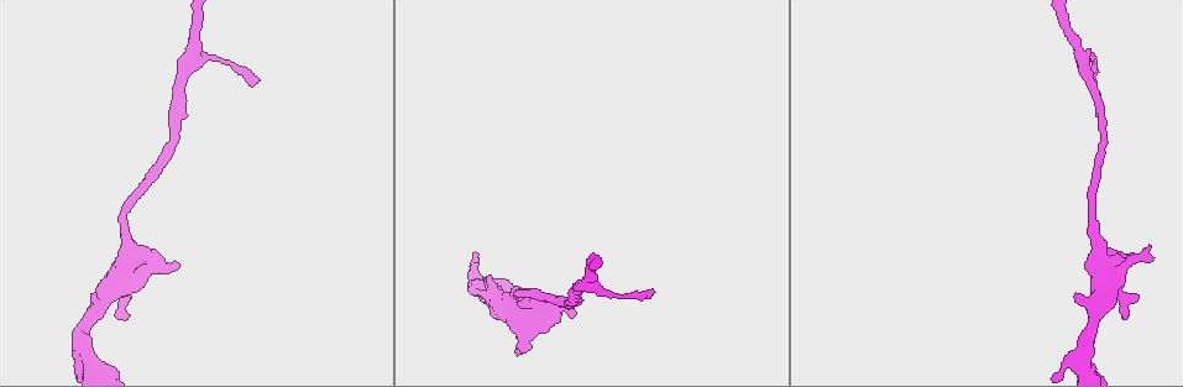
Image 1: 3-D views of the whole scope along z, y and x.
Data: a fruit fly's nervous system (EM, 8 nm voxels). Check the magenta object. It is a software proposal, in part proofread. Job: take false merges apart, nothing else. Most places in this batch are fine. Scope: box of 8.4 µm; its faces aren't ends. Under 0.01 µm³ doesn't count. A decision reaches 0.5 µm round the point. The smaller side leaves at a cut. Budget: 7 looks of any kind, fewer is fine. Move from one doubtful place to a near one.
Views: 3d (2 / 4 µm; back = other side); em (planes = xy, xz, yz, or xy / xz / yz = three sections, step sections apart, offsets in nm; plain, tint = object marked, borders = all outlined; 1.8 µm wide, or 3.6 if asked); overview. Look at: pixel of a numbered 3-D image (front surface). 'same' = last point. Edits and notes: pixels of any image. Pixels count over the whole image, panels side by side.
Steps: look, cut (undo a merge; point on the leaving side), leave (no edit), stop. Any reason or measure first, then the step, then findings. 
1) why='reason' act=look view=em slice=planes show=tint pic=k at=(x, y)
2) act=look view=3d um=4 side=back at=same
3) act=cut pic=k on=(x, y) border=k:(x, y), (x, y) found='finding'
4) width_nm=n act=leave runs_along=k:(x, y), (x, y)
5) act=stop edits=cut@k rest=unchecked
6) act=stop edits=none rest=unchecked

why='branch point' act=look view=3d um=4 pic=1 at=(480, 284)

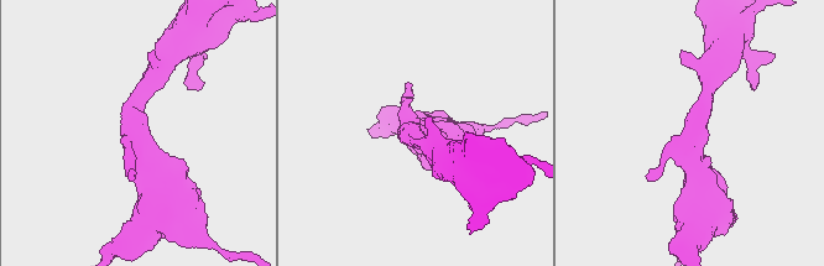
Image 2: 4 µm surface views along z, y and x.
why='shape alone is not enough' act=look view=em slice=xz step=16 show=tint pic=2 at=(138, 135)

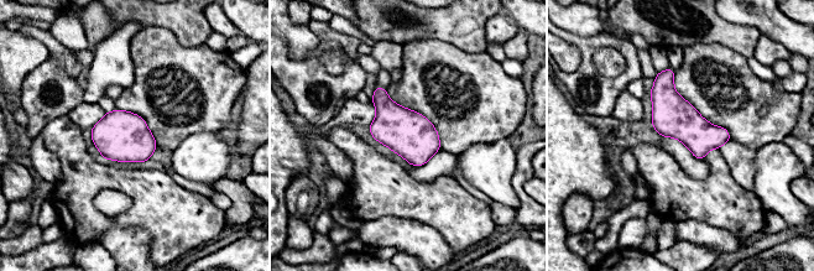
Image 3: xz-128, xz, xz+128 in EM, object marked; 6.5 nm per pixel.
act=leave found='continuous, no second neuron'

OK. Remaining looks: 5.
act=look view=em um=3.6 slice=planes show=plain pic=1 at=(158, 265)

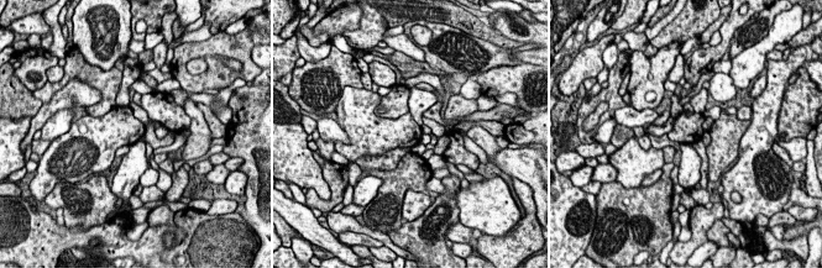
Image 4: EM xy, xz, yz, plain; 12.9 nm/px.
act=look view=em um=3.6 slice=planes show=tint at=same

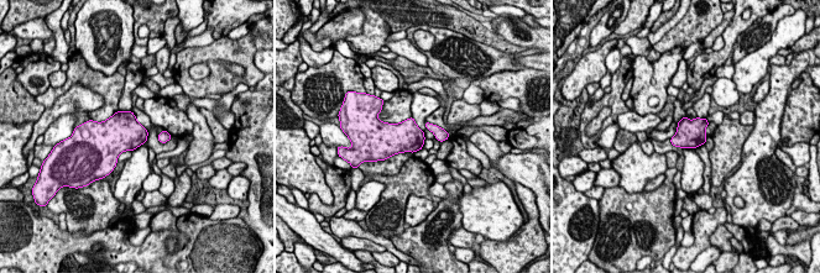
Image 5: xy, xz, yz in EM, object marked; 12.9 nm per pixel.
act=leave found='all the same neuron'

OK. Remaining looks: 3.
why='side arm on a straight run' act=look view=3d um=4 pic=1 at=(193, 57)

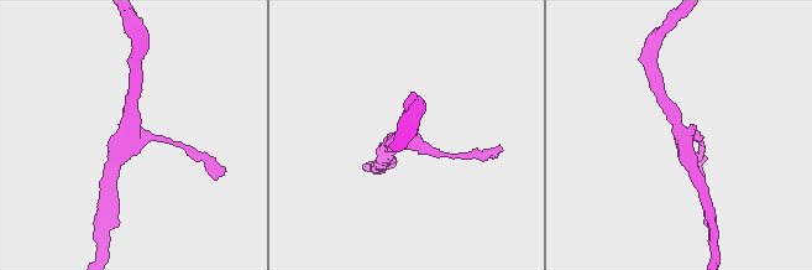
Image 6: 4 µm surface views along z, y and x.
arms=3 act=look view=em slice=planes show=tint pic=6 at=(131, 134)

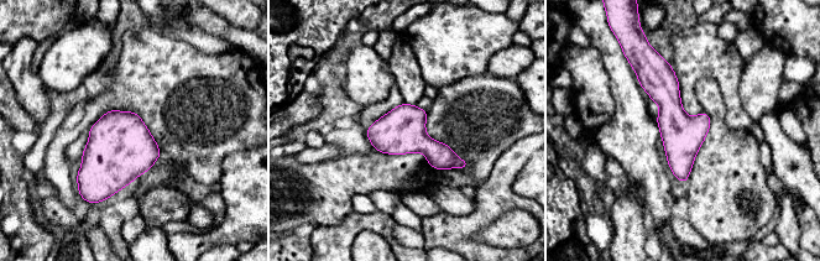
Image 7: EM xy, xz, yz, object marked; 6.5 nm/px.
act=leave found='continuous, no second neuron'

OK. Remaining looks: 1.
act=stop edits=none rest=unchecked

